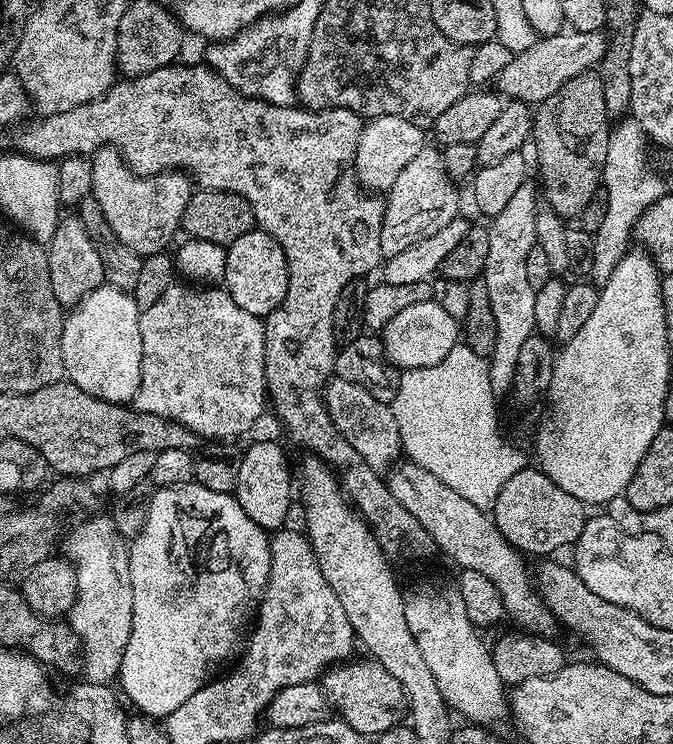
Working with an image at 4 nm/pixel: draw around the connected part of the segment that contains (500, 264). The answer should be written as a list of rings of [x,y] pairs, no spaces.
[[[525,182],[518,186],[510,203],[502,210],[502,214],[491,217],[487,225],[490,234],[490,250],[486,253],[486,266],[482,275],[486,280],[487,293],[490,294],[490,305],[494,312],[497,326],[497,341],[488,360],[490,370],[490,386],[496,394],[511,393],[514,366],[518,364],[518,354],[526,338],[536,332],[534,322],[534,298],[536,289],[530,286],[526,278],[526,254],[537,247],[536,213],[538,211],[538,192]]]

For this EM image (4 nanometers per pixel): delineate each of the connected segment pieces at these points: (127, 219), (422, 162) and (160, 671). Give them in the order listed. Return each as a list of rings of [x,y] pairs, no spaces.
[[[111,146],[93,152],[92,197],[102,206],[110,230],[130,246],[141,258],[153,256],[167,249],[167,244],[182,228],[184,211],[190,202],[194,184],[185,173],[160,172],[157,176],[140,176],[124,161],[119,148]]]
[[[432,146],[418,150],[418,154],[414,154],[414,158],[410,158],[410,163],[402,166],[394,186],[389,188],[386,193],[384,217],[382,218],[382,257],[387,258],[399,254],[401,250],[407,250],[408,247],[414,246],[414,242],[422,242],[422,238],[436,233],[437,230],[442,230],[442,226],[457,219],[461,212],[460,192],[456,188],[459,188],[457,181],[448,177],[443,151],[439,147],[432,148]]]
[[[193,482],[177,488],[153,491],[150,510],[146,514],[146,526],[142,526],[142,534],[138,534],[136,539],[131,541],[128,553],[130,554],[130,582],[134,586],[134,622],[130,630],[130,642],[126,642],[126,654],[122,654],[118,684],[124,687],[124,692],[128,695],[129,702],[136,707],[137,713],[149,718],[163,718],[178,710],[182,702],[186,702],[202,685],[213,679],[227,660],[235,661],[238,653],[245,647],[246,637],[253,627],[260,599],[264,597],[270,578],[270,536],[265,529],[258,526],[258,522],[254,522],[254,518],[250,518],[250,514],[246,514],[246,510],[242,510],[235,495],[218,494]]]

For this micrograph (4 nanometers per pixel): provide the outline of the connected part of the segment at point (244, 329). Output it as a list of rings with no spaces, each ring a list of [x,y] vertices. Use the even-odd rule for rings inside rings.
[[[172,283],[154,306],[141,311],[140,333],[142,374],[134,401],[135,411],[173,420],[200,438],[240,438],[236,436],[250,431],[259,422],[264,404],[266,408],[264,320],[248,316],[246,310],[235,307],[223,287]]]

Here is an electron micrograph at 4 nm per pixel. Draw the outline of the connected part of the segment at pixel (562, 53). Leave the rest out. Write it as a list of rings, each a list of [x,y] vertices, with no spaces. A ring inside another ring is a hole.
[[[561,30],[553,36],[536,39],[526,50],[515,53],[502,74],[494,81],[494,88],[501,97],[520,100],[529,106],[538,106],[550,94],[555,94],[578,74],[593,71],[608,49],[608,38],[603,31],[574,32]]]

